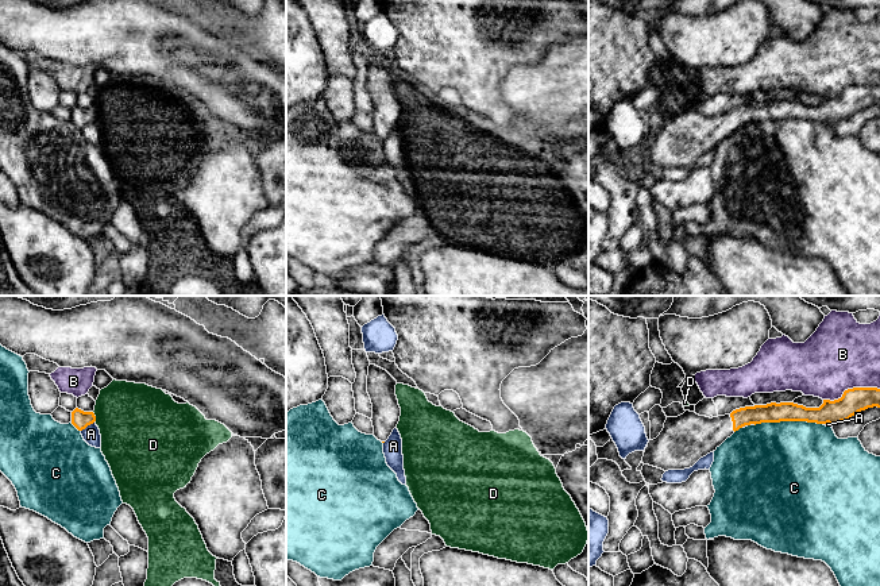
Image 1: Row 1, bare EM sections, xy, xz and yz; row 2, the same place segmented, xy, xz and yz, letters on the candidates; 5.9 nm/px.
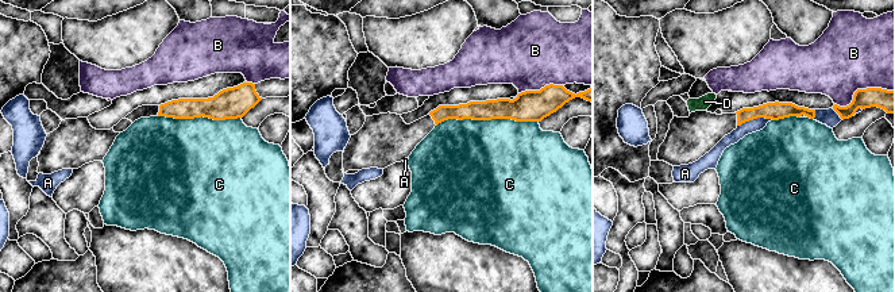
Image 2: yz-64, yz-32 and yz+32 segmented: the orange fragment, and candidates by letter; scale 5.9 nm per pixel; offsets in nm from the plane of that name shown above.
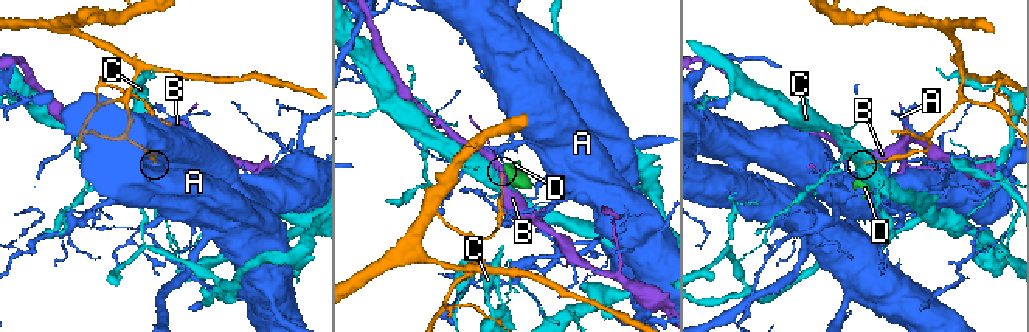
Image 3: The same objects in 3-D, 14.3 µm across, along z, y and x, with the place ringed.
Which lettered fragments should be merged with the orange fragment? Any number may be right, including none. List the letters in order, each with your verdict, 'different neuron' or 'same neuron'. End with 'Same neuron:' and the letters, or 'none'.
A: different neuron
B: different neuron
C: different neuron
D: different neuron
Same neuron: none

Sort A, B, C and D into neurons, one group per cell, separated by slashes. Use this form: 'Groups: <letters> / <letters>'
Groups: A / B / C / D

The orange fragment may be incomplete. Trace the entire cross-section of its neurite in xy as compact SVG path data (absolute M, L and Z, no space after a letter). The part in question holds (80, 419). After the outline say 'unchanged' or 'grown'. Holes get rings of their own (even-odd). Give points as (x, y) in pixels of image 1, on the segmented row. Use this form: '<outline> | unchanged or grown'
M76 408L72 412L72 424L78 429L82 431L88 425L93 424L96 421L96 416L93 412L84 412L78 408Z | unchanged

